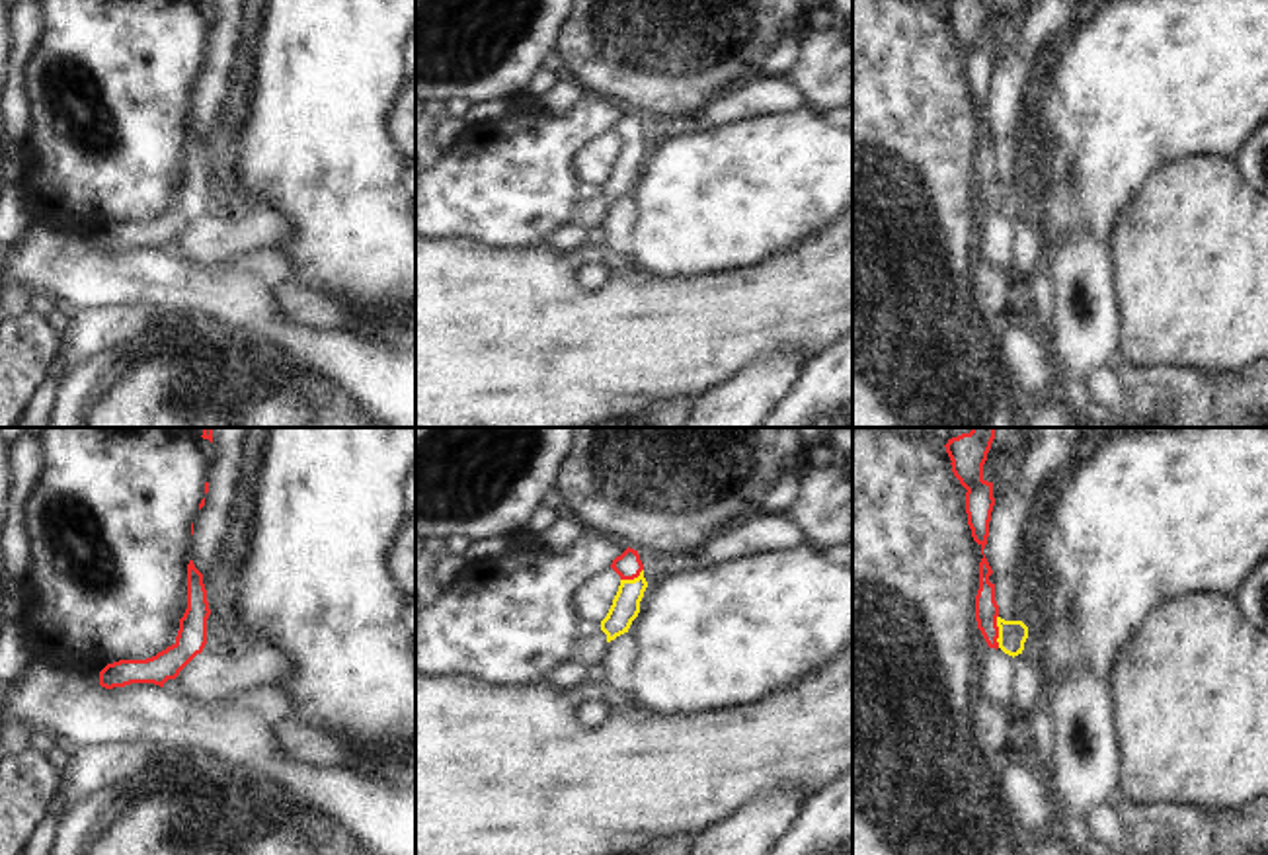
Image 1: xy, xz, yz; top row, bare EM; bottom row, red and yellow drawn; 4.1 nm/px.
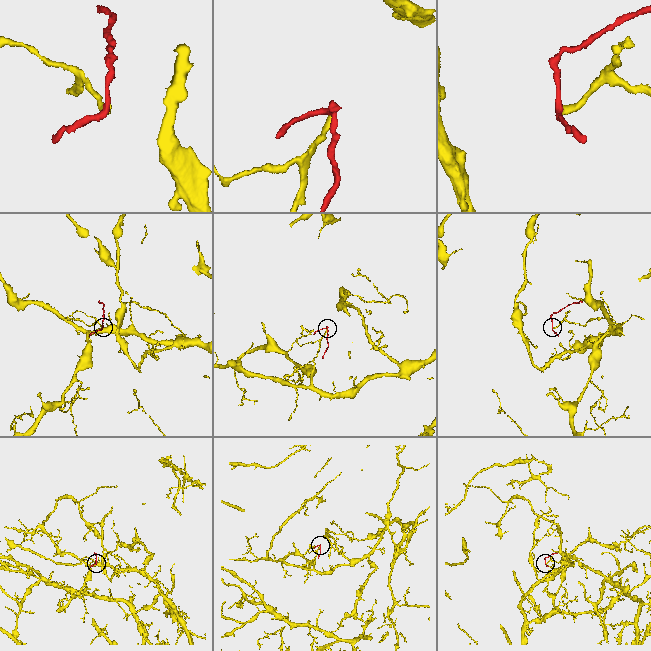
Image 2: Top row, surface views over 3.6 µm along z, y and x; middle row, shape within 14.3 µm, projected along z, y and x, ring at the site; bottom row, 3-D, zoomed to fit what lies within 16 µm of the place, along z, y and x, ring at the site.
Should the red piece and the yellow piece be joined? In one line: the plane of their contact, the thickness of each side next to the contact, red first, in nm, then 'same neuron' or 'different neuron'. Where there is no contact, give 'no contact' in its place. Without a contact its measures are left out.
yz | 100/120 nm | same neuron

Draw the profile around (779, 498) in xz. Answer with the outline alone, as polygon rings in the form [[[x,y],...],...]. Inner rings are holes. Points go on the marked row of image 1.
[[[806,459],[796,470],[786,472],[765,496],[761,513],[765,515],[784,515],[792,506],[804,472],[810,468]]]

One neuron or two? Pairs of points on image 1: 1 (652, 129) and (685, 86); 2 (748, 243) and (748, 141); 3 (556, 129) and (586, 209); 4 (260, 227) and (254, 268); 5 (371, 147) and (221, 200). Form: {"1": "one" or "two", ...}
{"1": "two", "2": "one", "3": "two", "4": "two", "5": "two"}

